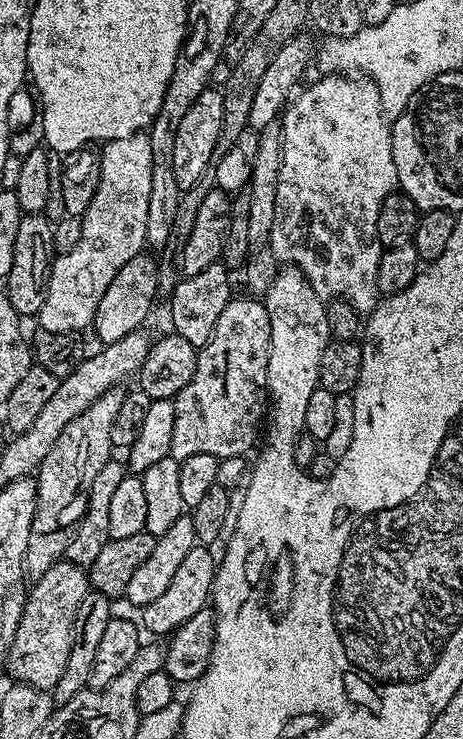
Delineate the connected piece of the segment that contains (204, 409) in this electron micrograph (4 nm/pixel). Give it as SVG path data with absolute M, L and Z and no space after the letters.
M232 298L225 310L218 317L217 325L214 326L213 334L209 341L197 351L196 369L194 370L194 378L190 378L190 382L186 382L186 386L177 396L174 397L174 442L172 443L171 455L175 460L185 460L190 458L190 454L214 454L217 460L225 460L226 458L234 458L235 456L244 456L252 447L255 449L256 435L259 434L260 428L262 432L262 421L266 416L266 401L268 399L268 347L270 346L270 318L268 311L264 309L263 303L256 298L245 298L246 300L238 300Z

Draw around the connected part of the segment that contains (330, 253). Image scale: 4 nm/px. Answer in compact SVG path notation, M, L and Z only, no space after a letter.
M324 74L319 78L321 80L314 81L308 89L305 87L285 107L282 113L282 135L280 137L282 158L280 159L280 173L278 174L278 190L274 194L274 226L270 230L266 244L267 247L271 248L272 254L281 265L295 266L300 269L302 275L308 279L310 286L321 300L325 302L345 300L355 312L367 314L378 303L376 279L378 278L378 262L382 251L380 235L376 232L378 230L378 210L382 210L382 202L397 187L396 167L392 153L392 129L384 111L380 108L378 88L374 86L372 80L357 78L352 74Z

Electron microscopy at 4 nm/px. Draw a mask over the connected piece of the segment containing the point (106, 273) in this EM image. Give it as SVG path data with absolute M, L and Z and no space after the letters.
M137 134L135 136L127 136L121 140L110 140L103 145L100 152L100 181L98 182L98 190L94 190L94 198L90 202L90 206L85 210L81 219L82 238L78 242L78 246L74 246L74 250L70 250L70 254L59 254L52 261L52 270L48 274L48 289L46 290L46 298L42 302L42 310L38 317L39 327L45 332L71 332L73 334L83 333L83 328L93 323L96 319L96 311L98 310L98 302L102 302L102 296L106 294L106 286L110 286L110 282L114 282L114 274L118 274L118 270L122 270L122 266L126 266L126 262L130 262L130 258L141 255L146 248L146 210L150 207L150 142L147 135Z

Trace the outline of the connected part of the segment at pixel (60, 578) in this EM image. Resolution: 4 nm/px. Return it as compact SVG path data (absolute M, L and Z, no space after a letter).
M65 558L50 566L46 574L35 577L33 584L36 585L33 588L31 585L26 592L22 618L8 651L6 671L13 676L13 681L52 690L68 665L72 623L78 614L78 602L82 602L90 590L88 573L81 565L72 564Z

